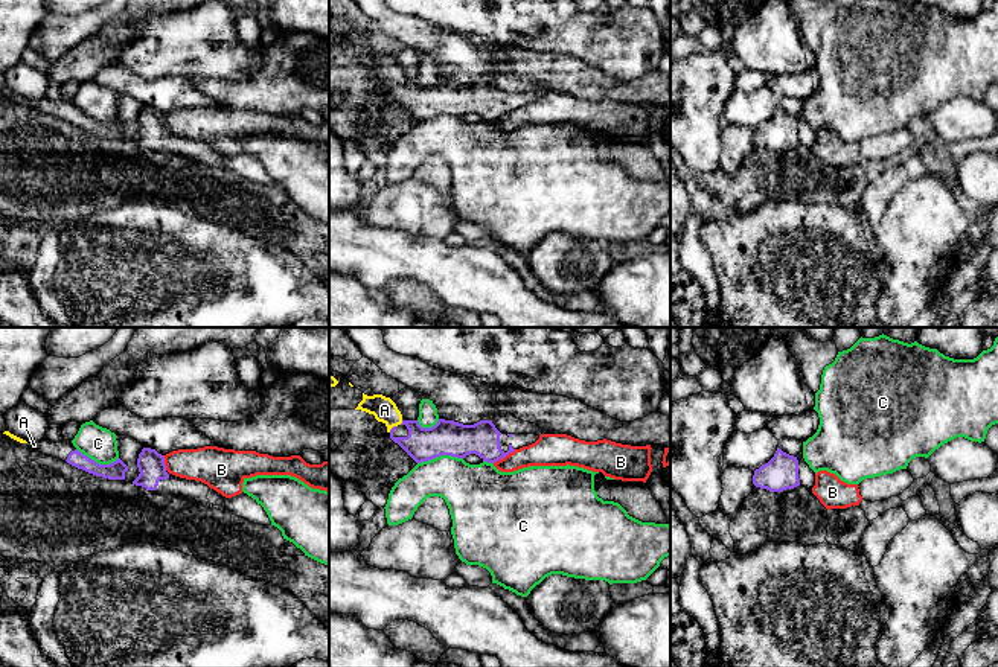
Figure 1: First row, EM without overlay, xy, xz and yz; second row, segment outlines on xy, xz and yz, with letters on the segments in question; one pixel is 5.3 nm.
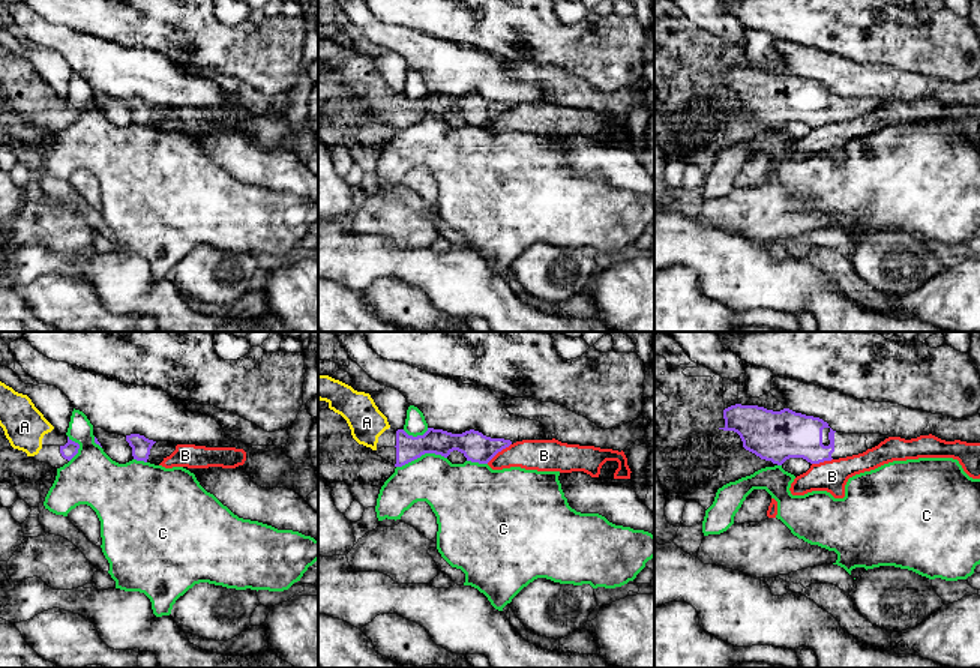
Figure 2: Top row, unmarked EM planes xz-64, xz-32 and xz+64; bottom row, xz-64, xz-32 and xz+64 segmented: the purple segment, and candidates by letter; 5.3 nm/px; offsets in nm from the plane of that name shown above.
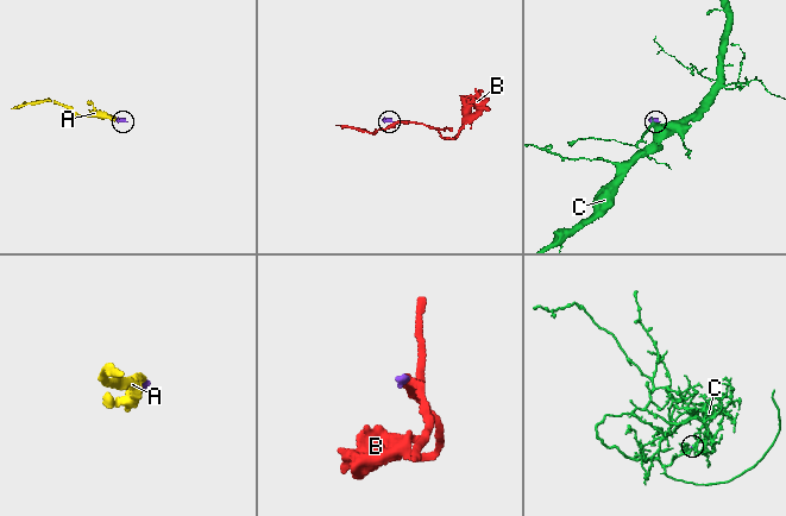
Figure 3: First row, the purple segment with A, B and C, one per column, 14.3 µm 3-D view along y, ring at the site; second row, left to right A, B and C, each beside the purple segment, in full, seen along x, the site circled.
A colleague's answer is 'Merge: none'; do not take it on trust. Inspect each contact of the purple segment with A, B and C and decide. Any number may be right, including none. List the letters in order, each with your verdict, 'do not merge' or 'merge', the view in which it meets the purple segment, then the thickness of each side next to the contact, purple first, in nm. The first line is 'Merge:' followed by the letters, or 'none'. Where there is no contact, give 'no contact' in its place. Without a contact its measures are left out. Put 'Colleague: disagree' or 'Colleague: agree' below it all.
Merge: A
A: merge; contact in xz; calibres 180 and 130 nm
B: do not merge; contact in xz; calibres 180 and 180 nm
C: do not merge; contact in xz; calibres 190 and 280 nm
Colleague: disagree

